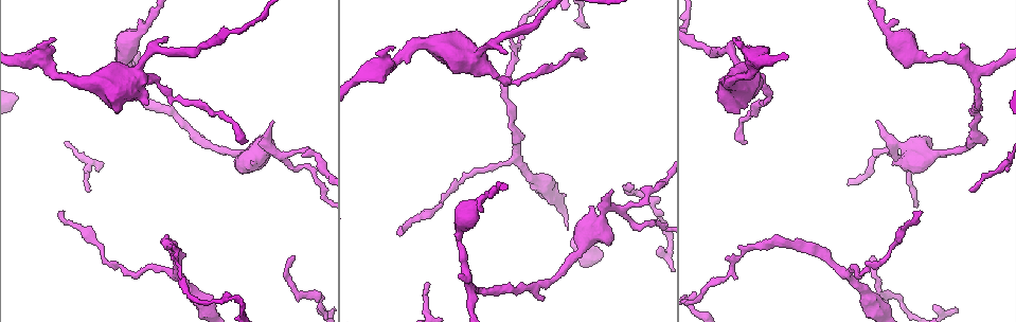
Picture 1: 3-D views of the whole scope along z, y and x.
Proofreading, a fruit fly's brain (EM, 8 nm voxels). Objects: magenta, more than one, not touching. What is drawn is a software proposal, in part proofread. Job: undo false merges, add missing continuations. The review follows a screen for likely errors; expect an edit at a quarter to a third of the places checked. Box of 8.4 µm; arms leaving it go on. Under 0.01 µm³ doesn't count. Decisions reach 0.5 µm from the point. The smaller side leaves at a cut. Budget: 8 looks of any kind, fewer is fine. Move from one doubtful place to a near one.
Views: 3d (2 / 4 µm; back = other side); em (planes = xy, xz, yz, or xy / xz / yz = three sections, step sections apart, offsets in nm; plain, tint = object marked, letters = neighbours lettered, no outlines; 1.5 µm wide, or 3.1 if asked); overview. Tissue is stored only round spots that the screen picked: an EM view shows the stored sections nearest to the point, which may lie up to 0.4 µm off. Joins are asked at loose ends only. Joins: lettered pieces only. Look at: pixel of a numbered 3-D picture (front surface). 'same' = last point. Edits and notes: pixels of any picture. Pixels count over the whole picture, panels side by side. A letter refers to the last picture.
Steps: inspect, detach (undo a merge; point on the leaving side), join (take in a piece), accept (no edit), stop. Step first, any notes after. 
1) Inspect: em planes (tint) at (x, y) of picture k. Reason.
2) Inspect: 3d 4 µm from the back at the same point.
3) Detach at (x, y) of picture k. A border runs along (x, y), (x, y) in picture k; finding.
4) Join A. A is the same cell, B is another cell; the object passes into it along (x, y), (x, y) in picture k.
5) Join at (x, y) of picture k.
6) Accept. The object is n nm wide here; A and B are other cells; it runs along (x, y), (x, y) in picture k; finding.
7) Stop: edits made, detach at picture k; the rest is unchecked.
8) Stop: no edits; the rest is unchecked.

Inspect: em xz step 4 (tint) at (396, 234) of picture 1.

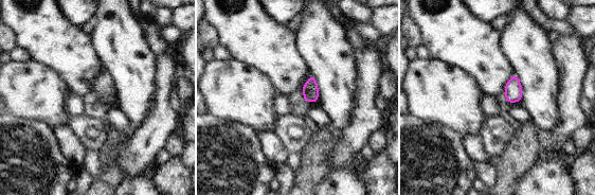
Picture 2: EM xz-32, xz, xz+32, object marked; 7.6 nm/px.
Inspect: em yz step 4 (letters) at the same point. Cut it another way.

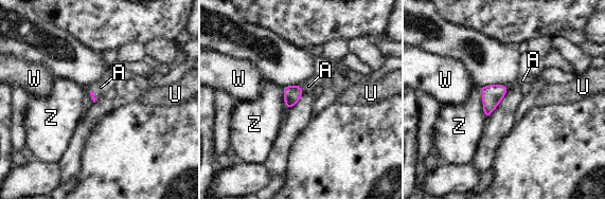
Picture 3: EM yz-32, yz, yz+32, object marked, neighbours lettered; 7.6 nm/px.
Join A. A is the same cell, U, W and Z are other cells; the object passes into it along (292, 94), (302, 89), (308, 86) in picture 3; it goes on there.

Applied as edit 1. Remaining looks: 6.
Inspect: em planes (tint) at (498, 80) of picture 1.

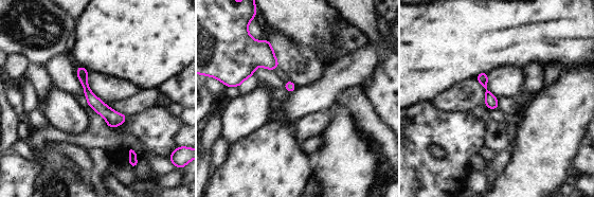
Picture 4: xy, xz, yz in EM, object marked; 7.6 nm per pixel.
Inspect: em planes (letters) at the same point.

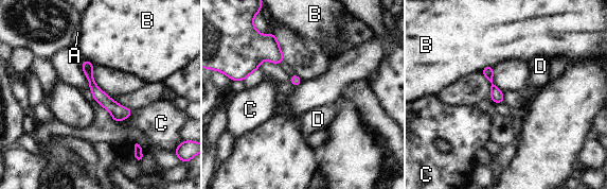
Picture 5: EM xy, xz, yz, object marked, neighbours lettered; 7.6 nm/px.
Accept. A, B, C and D are other cells; a border runs along (137, 142), (134, 149), (134, 156) in picture 5; continuous, no second neuron.

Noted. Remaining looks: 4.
Inspect: overview. See it whole again.

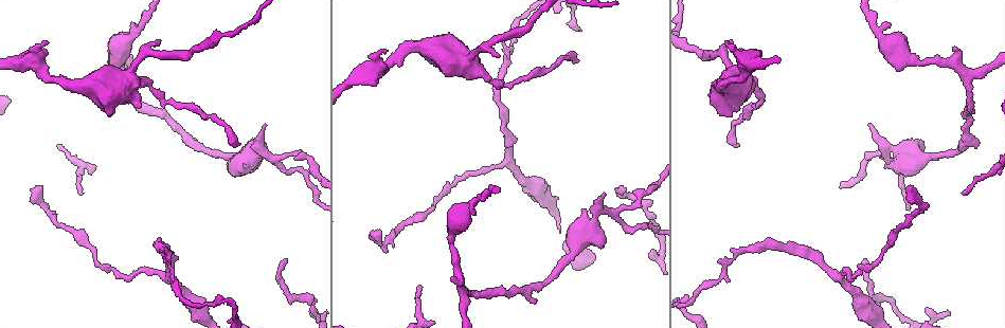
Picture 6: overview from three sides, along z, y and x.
Inspect: em planes (letters) at (879, 33) of picture 6. Thick turns thin.

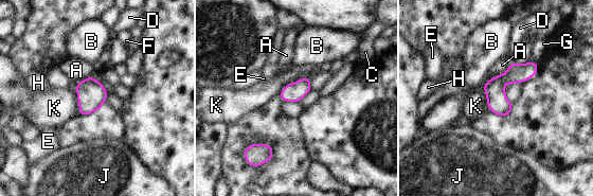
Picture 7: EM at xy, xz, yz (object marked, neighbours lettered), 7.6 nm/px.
Accept. A, B, C, D, E, F, G, H, J and K are other cells; a border runs along (310, 76), (287, 84), (279, 95) in picture 7; all the same neuron.

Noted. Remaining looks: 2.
Stop: edits made, join at picture 3; the rest is unchecked.

